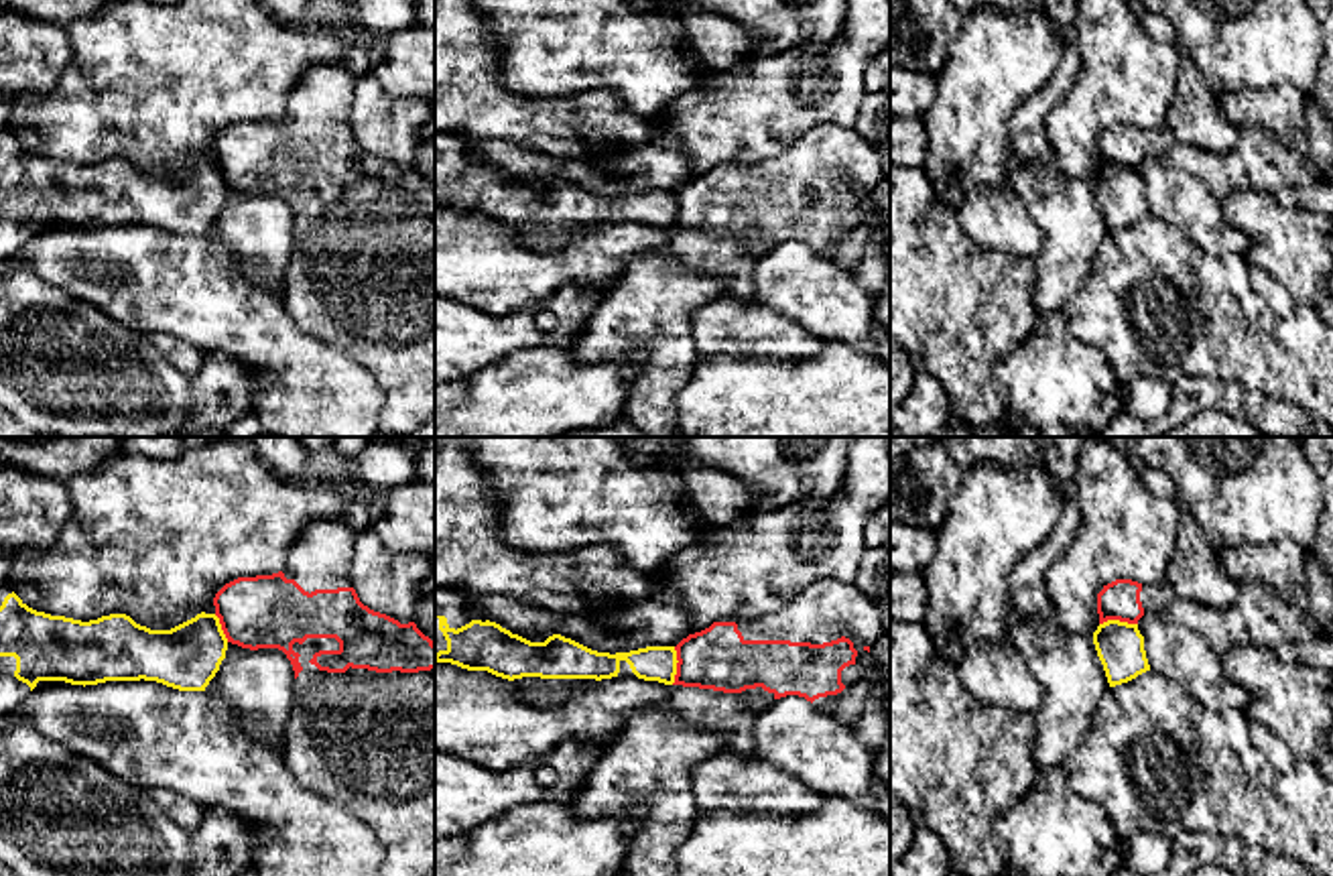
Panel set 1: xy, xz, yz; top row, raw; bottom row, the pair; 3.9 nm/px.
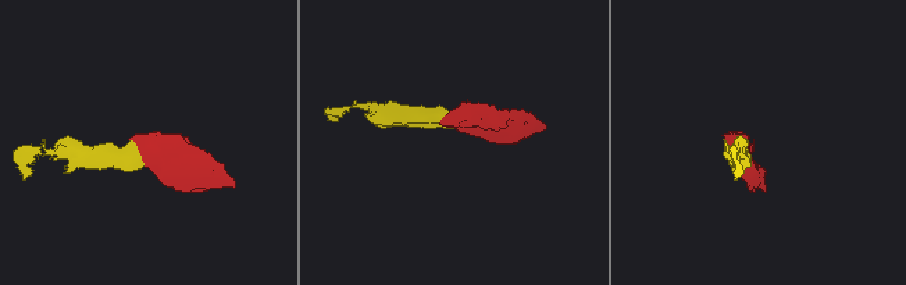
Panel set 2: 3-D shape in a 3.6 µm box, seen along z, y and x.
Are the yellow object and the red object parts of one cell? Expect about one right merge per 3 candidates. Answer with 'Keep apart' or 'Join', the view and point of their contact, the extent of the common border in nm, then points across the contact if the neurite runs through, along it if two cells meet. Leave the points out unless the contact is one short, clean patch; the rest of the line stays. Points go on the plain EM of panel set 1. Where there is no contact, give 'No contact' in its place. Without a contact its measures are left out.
Keep apart. Touches yellow at xz (675, 210). Shared border 150 nm. Boundary: xz (675, 192), (677, 206), (671, 228)

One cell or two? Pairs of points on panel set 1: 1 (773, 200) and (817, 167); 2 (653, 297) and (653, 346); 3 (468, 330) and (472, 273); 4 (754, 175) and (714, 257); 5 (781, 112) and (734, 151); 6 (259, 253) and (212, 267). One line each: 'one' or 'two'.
1: one
2: one
3: two
4: two
5: one
6: two

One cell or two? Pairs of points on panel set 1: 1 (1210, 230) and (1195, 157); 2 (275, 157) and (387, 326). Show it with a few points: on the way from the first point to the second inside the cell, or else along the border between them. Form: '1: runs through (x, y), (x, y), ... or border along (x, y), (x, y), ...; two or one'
1: border along (1157, 159), (1189, 171), (1220, 200); two
2: runs through (318, 200), (370, 253), (387, 283); one

